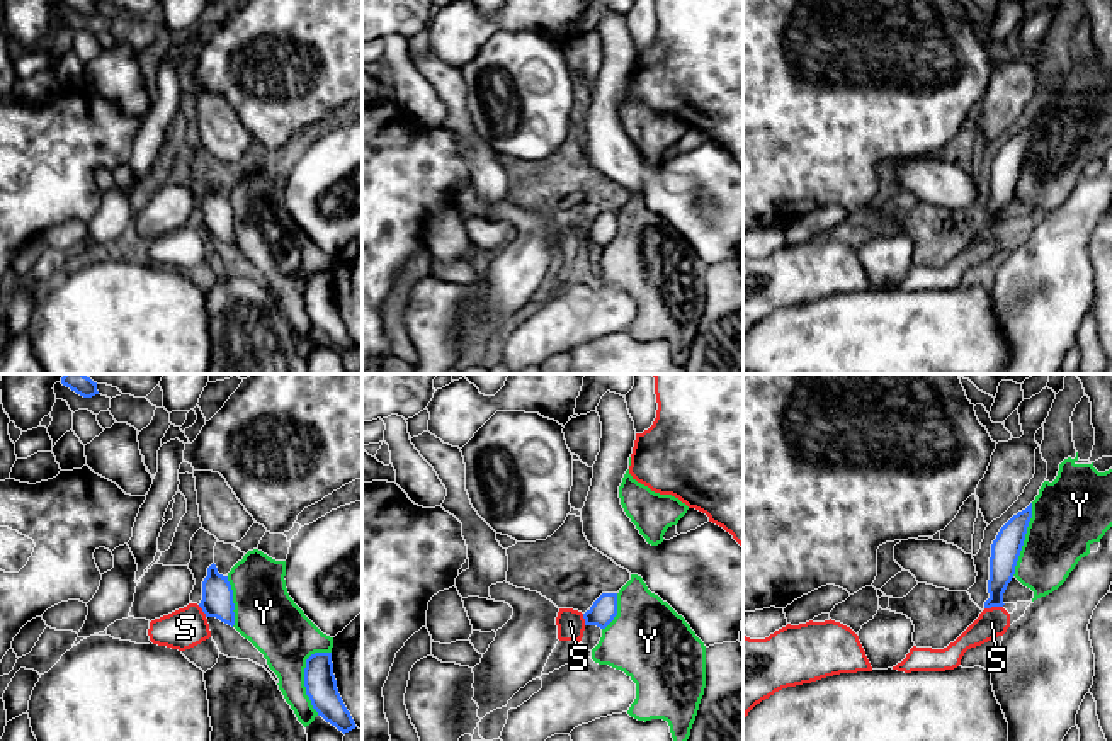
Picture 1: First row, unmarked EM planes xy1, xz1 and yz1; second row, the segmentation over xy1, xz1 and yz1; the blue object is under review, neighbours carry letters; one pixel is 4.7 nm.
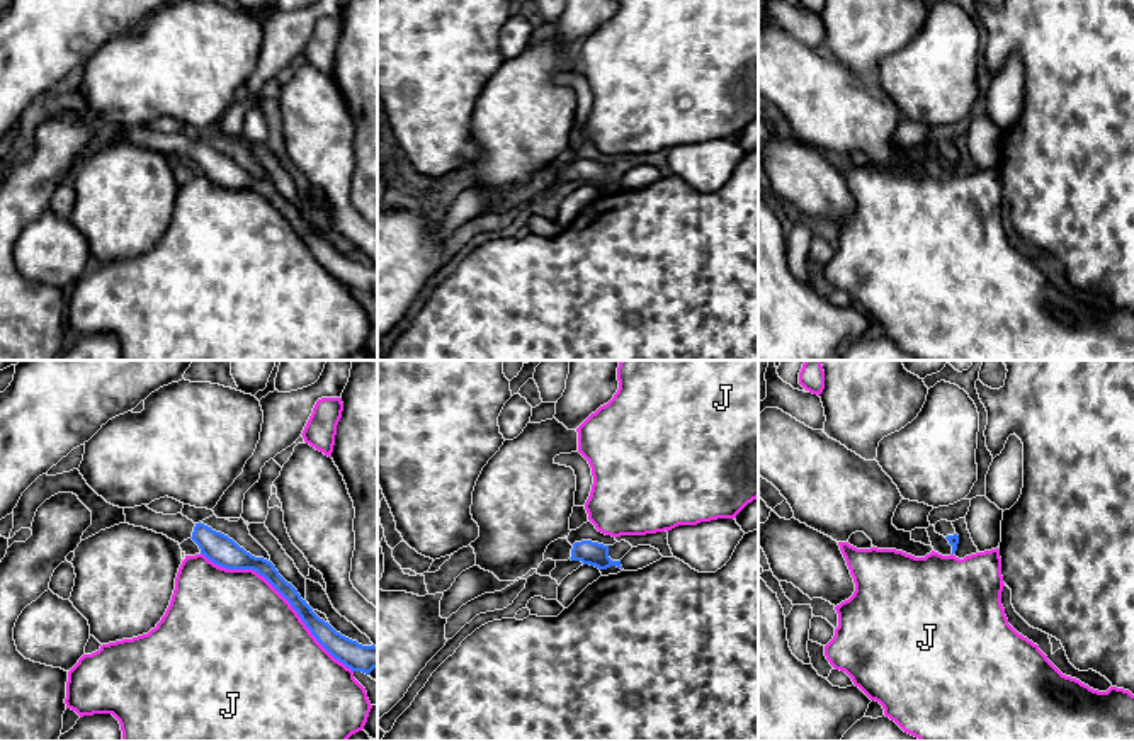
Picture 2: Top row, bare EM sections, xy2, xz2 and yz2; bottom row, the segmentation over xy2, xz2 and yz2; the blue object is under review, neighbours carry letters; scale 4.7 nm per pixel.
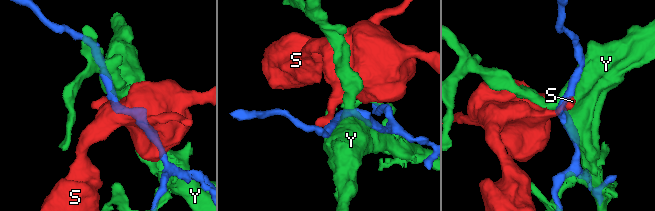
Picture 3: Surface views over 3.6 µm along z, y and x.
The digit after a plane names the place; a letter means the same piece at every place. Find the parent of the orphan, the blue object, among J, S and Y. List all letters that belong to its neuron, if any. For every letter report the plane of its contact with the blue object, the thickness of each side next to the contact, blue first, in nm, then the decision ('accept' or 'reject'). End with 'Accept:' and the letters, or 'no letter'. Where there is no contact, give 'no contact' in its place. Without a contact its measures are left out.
J: xy2 | 100/500 nm | reject
S: yz1 | 130/140 nm | reject
Y: xy1 | 150/280 nm | reject
Accept: no letter

